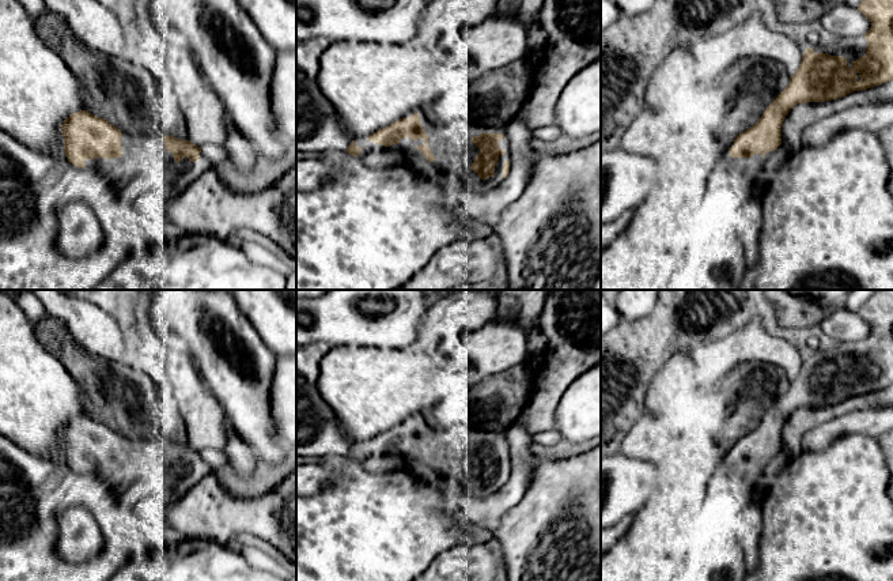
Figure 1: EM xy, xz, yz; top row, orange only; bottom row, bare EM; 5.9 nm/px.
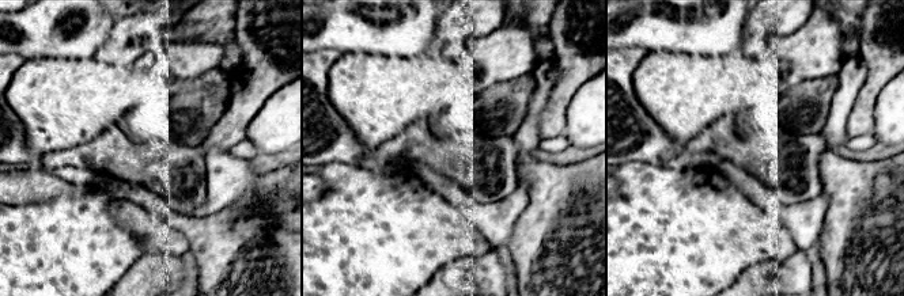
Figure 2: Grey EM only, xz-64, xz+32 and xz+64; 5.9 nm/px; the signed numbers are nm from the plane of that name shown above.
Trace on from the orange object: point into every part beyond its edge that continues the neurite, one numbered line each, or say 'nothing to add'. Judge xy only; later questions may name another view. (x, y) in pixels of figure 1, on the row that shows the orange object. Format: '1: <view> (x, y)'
nothing to add

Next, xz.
nothing to add

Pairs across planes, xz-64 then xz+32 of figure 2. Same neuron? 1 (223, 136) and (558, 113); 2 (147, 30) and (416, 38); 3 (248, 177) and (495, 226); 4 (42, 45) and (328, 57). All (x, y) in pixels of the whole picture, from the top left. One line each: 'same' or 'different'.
1: same
2: different
3: same
4: different

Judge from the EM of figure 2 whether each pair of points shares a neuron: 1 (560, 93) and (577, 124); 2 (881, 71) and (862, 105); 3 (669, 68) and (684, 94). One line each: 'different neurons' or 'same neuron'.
1: different neurons
2: same neuron
3: same neuron

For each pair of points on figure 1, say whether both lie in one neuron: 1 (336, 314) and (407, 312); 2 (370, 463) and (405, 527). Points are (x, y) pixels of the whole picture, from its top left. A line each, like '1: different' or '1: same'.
1: same
2: different

